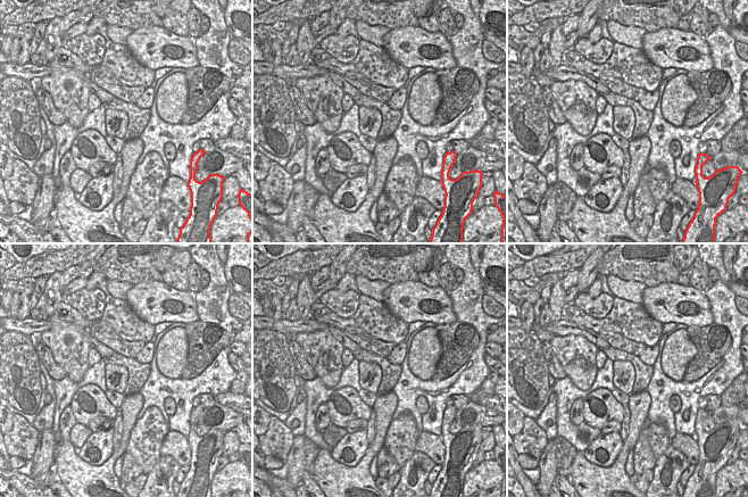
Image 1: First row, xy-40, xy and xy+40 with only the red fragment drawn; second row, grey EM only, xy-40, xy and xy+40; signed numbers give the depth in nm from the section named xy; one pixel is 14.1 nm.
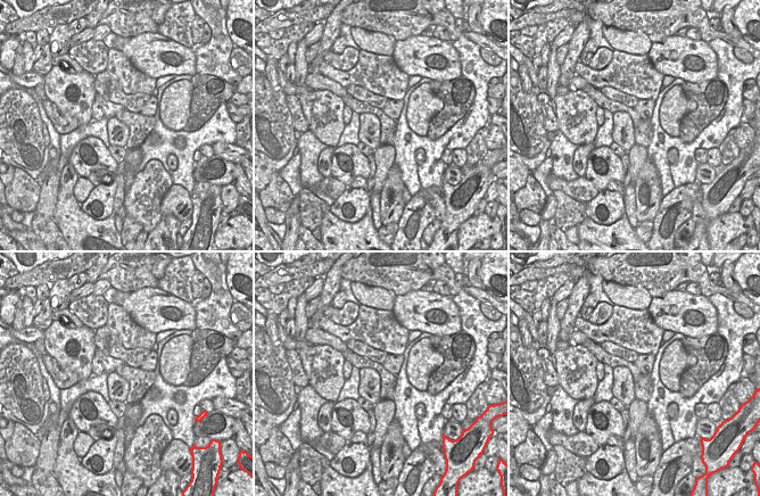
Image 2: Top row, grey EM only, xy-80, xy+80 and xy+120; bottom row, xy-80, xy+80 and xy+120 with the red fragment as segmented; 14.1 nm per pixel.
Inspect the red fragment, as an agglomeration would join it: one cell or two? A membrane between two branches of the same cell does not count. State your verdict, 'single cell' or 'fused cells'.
fused cells

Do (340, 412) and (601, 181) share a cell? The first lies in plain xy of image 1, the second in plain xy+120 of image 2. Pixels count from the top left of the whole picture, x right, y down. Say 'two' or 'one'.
one

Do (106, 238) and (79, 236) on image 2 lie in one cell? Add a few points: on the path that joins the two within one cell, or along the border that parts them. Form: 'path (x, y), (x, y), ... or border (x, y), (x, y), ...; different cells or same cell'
path (105, 229), (101, 225), (91, 234), (88, 234); same cell

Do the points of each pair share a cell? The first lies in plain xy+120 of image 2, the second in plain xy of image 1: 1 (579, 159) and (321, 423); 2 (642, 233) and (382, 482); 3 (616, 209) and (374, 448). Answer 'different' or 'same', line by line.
1: same
2: same
3: different

